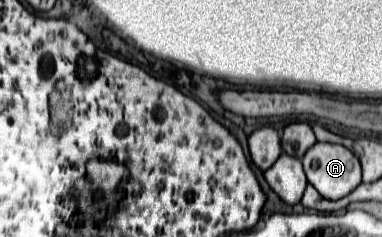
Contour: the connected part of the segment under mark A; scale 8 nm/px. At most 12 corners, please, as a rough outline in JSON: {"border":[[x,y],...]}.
{"border":[[341,144],[303,156],[309,184],[339,200],[361,184],[361,164]]}

